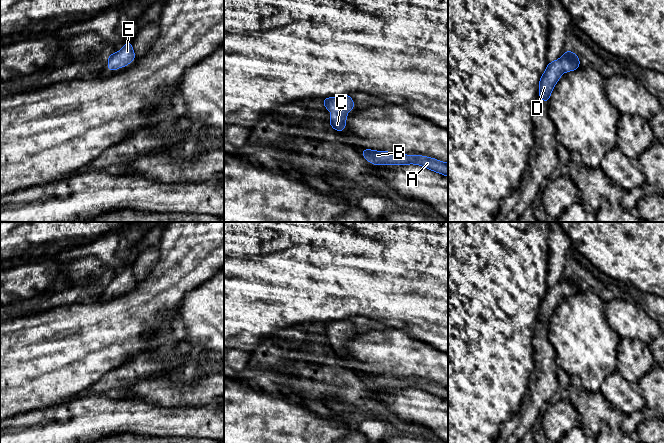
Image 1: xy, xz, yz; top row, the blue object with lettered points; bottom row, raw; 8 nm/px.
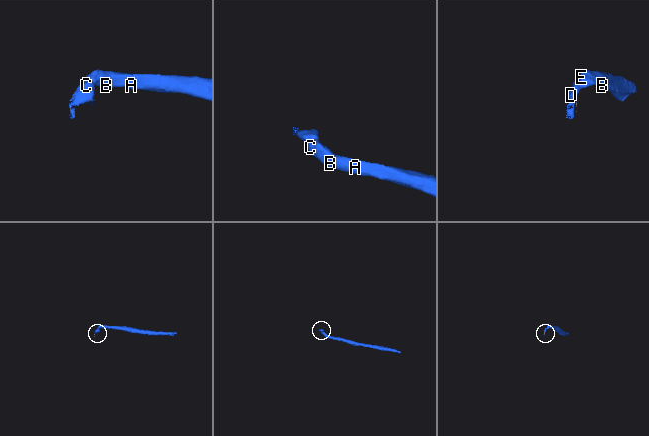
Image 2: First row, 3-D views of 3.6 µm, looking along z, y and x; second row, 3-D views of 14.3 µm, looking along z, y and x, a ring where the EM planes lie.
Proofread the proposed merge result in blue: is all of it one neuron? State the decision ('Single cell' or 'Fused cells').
Single cell

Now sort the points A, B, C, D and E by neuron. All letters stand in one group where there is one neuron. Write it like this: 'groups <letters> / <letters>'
groups A B C D E

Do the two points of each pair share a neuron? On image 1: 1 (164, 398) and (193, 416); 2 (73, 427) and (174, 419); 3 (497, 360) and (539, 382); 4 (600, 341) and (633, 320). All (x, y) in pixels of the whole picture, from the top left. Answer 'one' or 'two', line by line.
1: two
2: one
3: two
4: two

